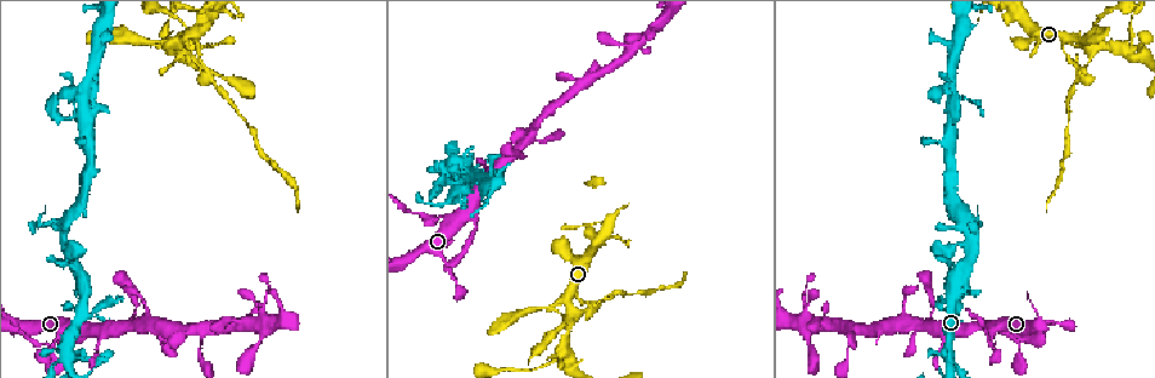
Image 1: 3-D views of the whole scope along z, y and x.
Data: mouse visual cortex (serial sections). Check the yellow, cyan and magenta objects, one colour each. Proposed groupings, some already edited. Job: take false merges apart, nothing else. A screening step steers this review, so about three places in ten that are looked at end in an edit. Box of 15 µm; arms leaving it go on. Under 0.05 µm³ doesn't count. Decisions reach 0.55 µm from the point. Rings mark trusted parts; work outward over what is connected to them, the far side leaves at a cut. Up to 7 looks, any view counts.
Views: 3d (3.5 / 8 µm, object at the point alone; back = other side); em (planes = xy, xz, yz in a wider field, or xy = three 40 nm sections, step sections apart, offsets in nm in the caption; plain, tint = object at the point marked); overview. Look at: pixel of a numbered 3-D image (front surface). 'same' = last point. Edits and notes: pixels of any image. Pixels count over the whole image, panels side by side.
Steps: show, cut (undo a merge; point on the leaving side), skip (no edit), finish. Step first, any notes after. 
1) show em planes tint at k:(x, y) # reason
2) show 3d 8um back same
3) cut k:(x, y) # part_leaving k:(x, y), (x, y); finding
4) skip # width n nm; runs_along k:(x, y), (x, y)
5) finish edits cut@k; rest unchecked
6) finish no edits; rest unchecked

show 3d 3.5um at 1:(52, 344) # narrows sharply

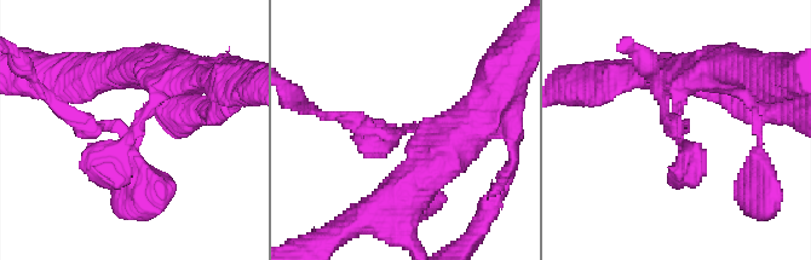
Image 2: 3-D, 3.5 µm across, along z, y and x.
show em xy step 1 tint at 2:(139, 123) # arms 3; arm_widths 200, 300, 400 nm; need the tissue

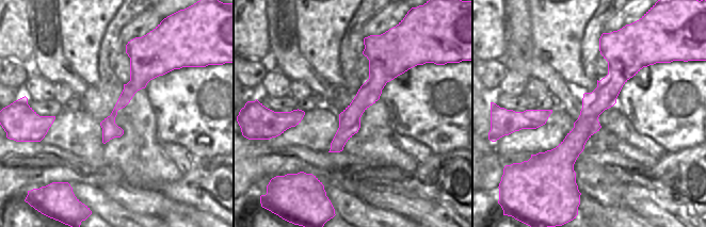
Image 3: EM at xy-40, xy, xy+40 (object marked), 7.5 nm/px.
skip # runs_along 3:(605, 47), (613, 82), (567, 151), (572, 183); one cell here

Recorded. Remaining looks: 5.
show 3d 3.5um at 1:(64, 356) # abrupt turn

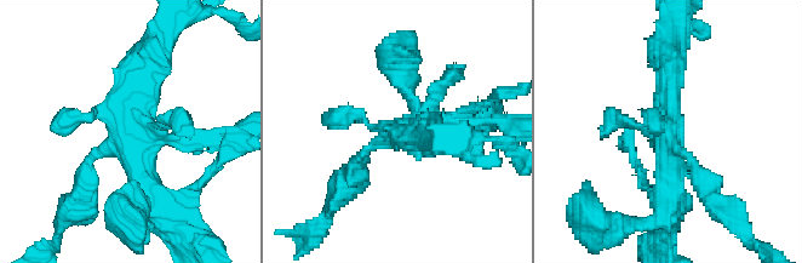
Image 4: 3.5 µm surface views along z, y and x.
show em xy step 5 plain at 4:(668, 137)

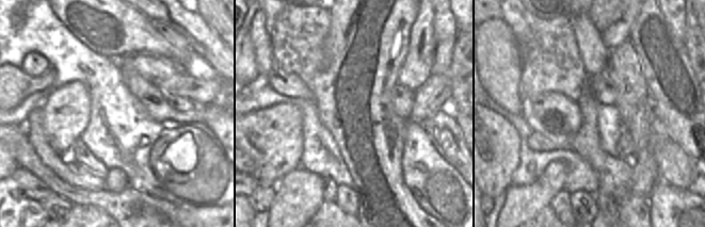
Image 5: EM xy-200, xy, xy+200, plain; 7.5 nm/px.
show em xy step 5 tint same # where the object lies

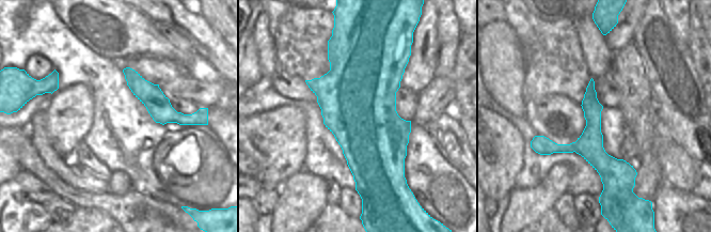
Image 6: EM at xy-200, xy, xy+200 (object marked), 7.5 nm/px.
cut 4:(350, 171) # two cells meet here

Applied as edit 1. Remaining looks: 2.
show 3d 8um at 1:(589, 80) # abrupt turn

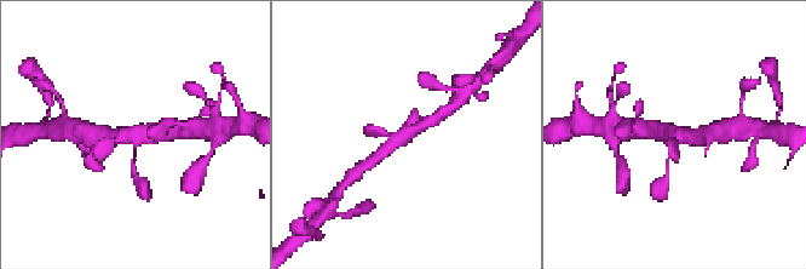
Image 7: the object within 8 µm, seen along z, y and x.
show em xy step 3 tint at 7:(136, 134) # arms 4; arm_widths 100, 200, 350, 400 nm; shape alone is not enough

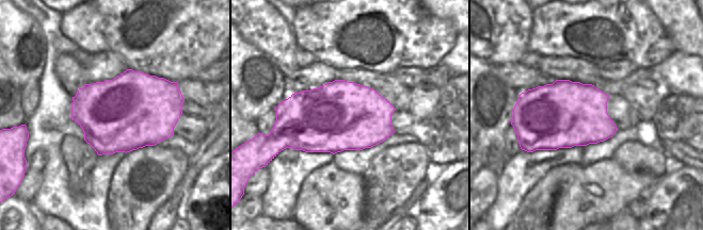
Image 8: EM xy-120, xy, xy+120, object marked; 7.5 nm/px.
skip # runs_along 7:(379, 156), (401, 137), (438, 116); all the same cell

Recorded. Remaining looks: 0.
finish edits cut@4; rest unchecked

